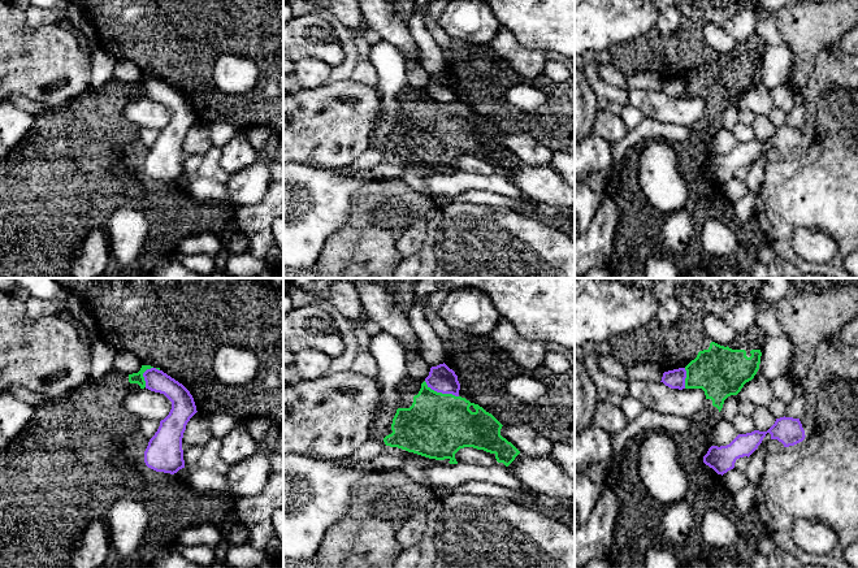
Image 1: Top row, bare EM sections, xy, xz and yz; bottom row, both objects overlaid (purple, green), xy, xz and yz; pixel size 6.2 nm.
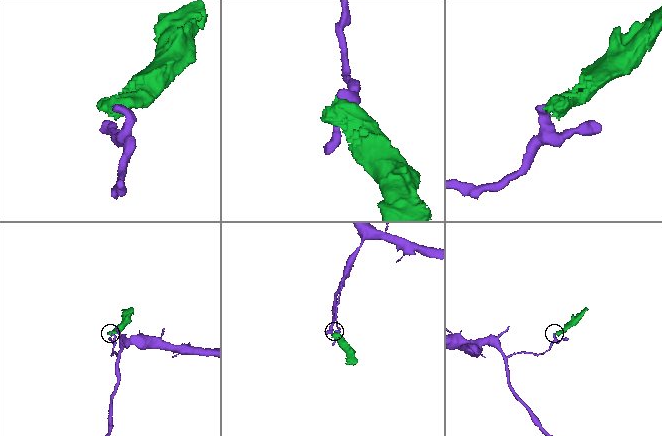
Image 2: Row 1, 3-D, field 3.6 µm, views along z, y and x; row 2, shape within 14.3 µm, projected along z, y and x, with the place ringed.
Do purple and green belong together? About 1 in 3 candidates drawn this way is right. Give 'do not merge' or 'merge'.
do not merge

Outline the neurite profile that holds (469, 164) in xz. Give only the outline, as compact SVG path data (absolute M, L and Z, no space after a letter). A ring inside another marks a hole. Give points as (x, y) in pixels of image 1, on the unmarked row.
M473 156L460 157L455 162L455 168L458 172L468 172L481 175L491 175L497 172L497 168L490 161Z

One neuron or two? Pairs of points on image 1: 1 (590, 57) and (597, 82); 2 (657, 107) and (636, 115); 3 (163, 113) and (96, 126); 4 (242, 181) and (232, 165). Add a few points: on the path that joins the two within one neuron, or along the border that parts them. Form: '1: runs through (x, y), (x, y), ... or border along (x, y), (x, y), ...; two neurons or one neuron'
1: border along (588, 63), (597, 65); two neurons
2: border along (631, 104), (644, 115); two neurons
3: border along (144, 95), (125, 109), (138, 128); two neurons
4: border along (258, 159), (229, 176); two neurons

